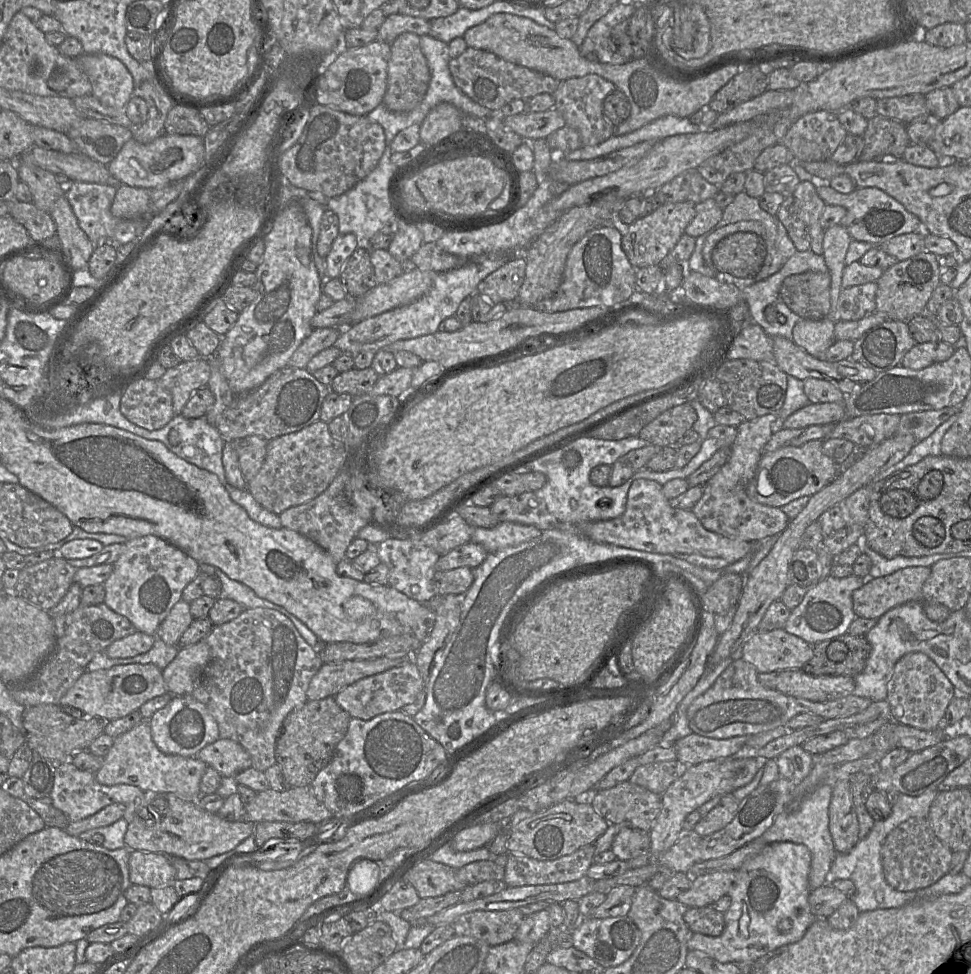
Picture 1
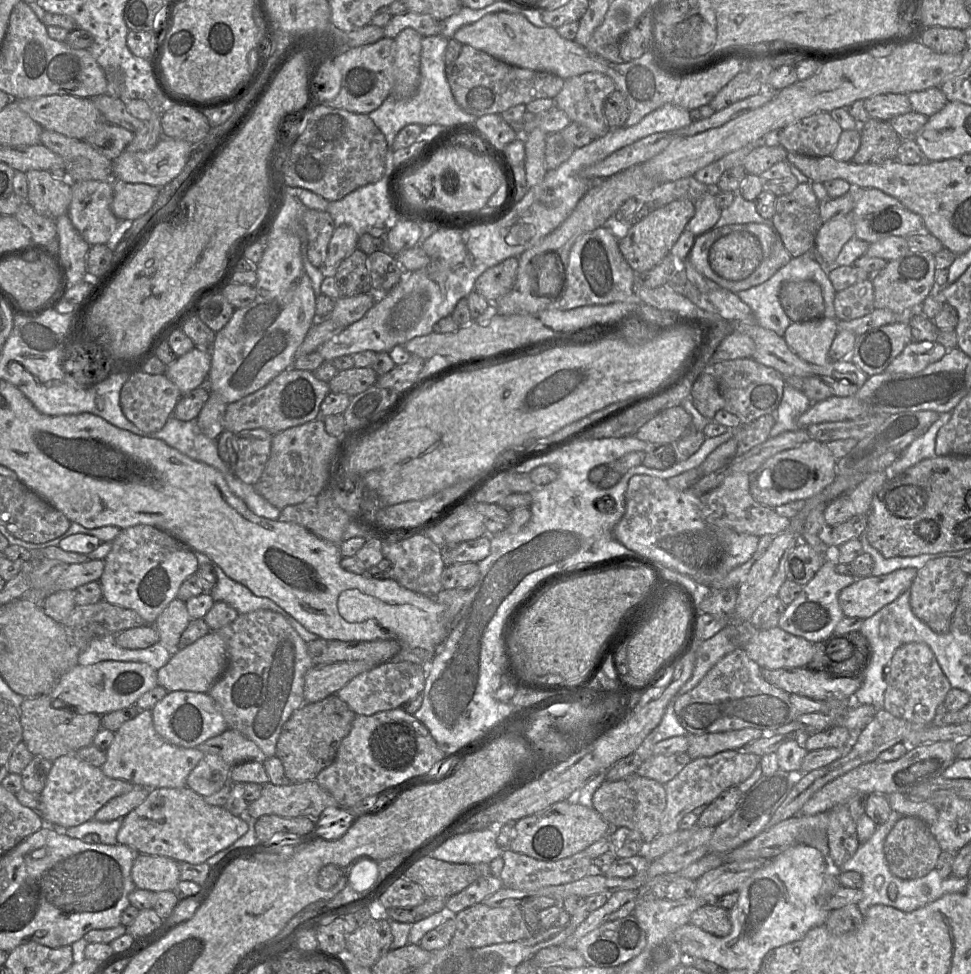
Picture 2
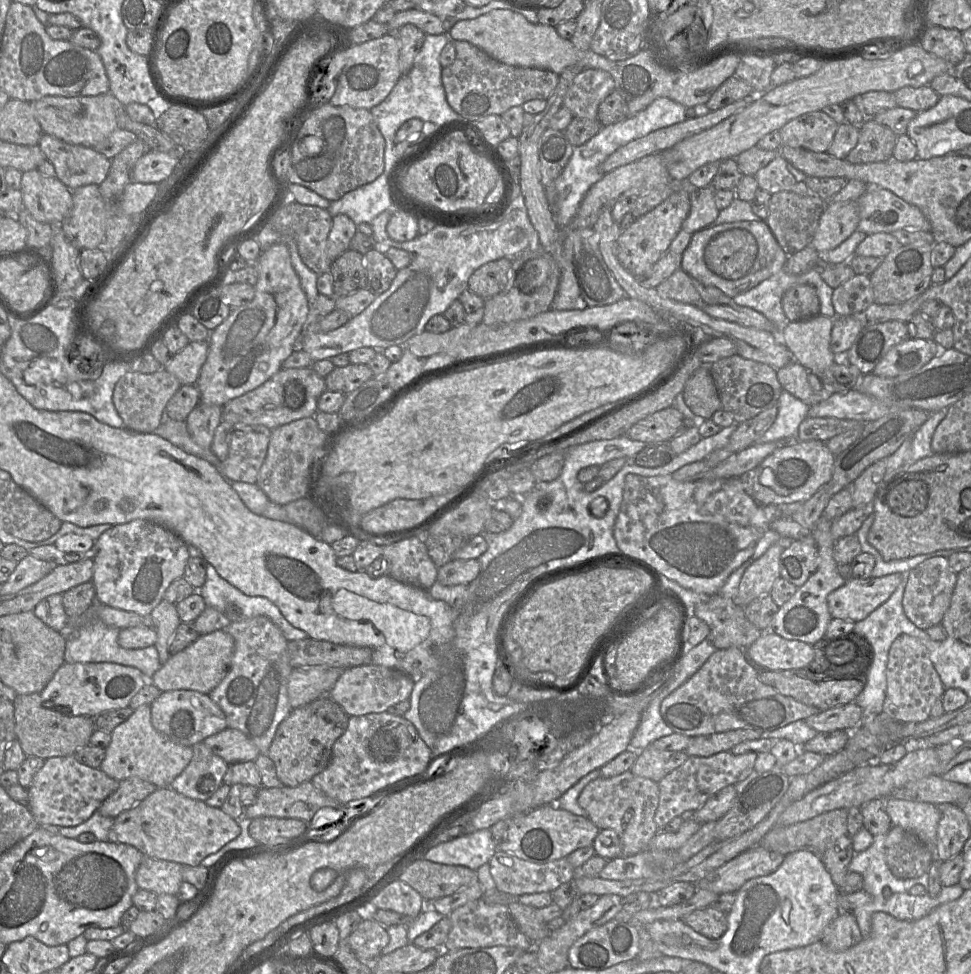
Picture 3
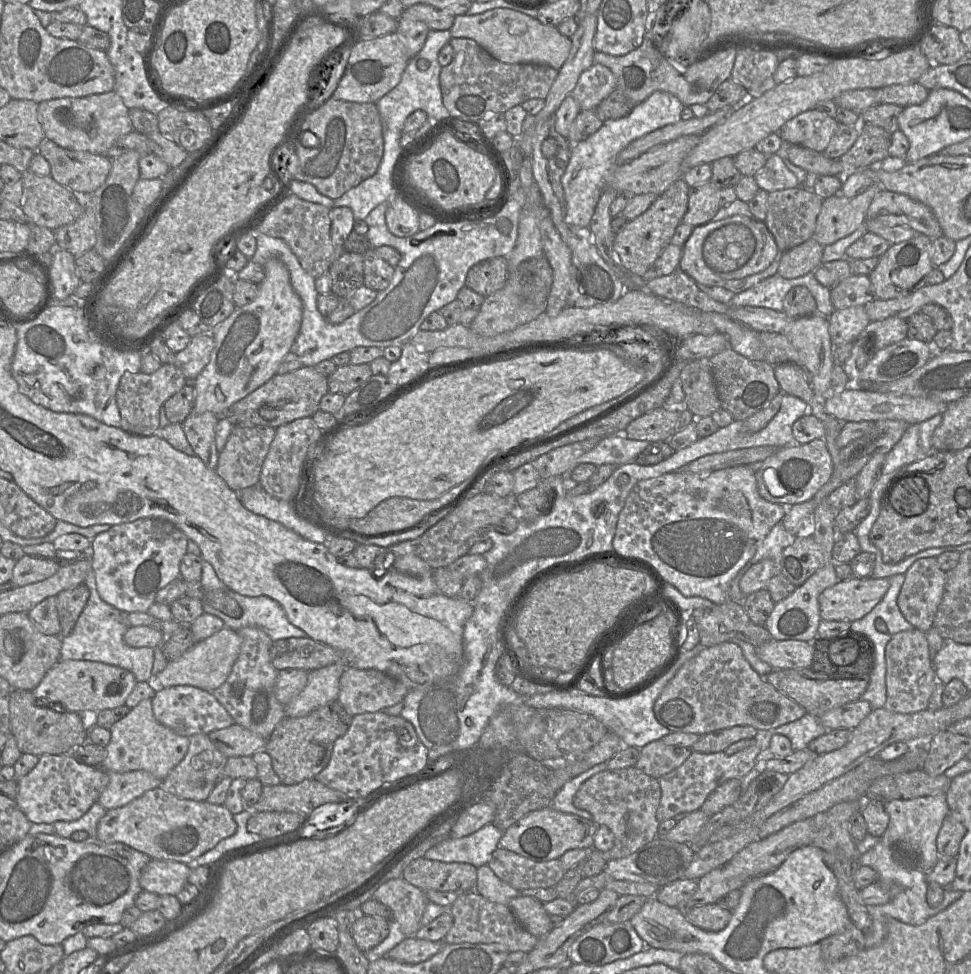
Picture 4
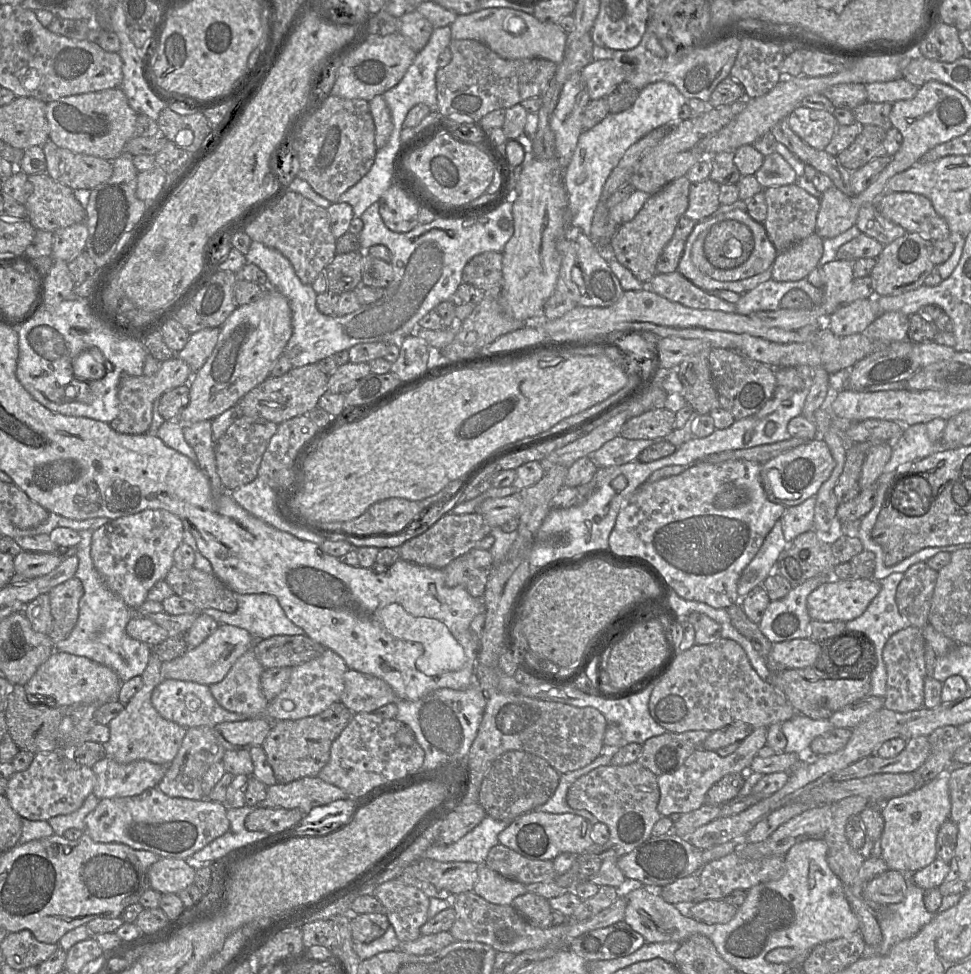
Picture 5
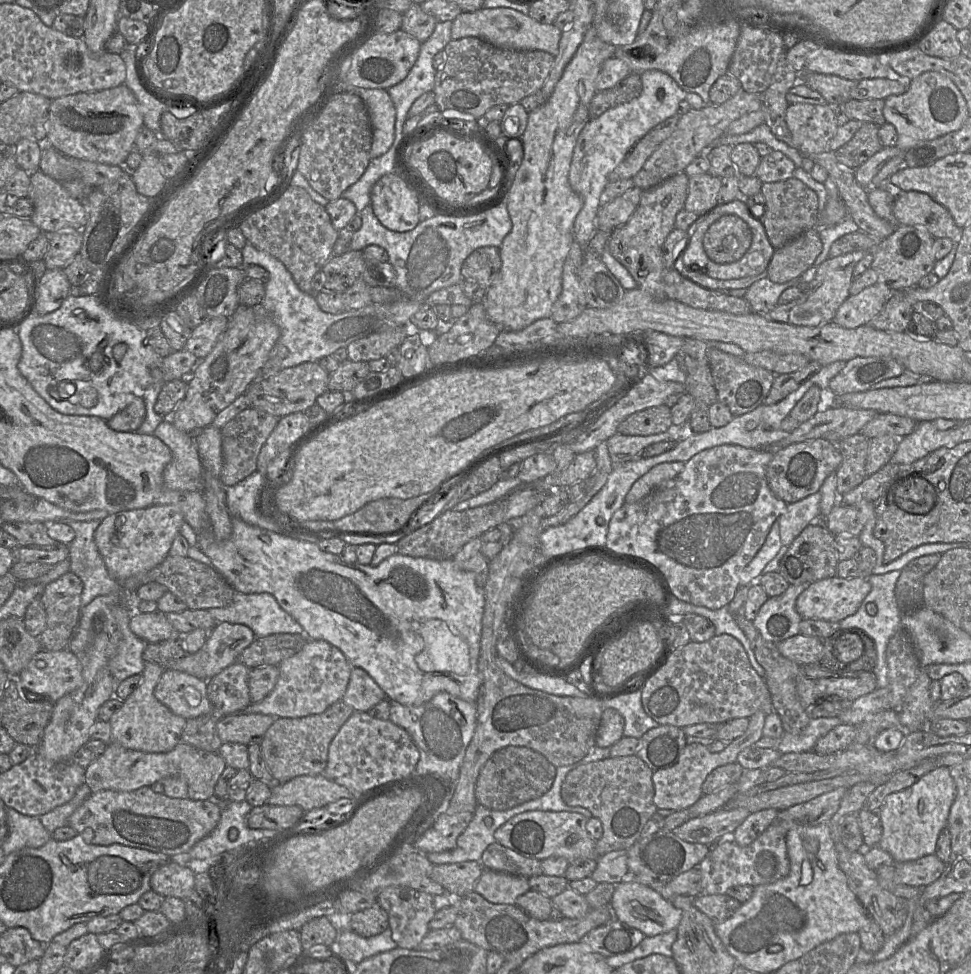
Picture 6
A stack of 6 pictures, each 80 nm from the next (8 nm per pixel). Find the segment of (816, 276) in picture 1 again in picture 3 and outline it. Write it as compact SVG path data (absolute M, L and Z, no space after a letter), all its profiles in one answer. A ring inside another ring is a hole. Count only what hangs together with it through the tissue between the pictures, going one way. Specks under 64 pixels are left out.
M802 284L787 289L782 296L782 309L790 323L820 315L820 301L815 287Z

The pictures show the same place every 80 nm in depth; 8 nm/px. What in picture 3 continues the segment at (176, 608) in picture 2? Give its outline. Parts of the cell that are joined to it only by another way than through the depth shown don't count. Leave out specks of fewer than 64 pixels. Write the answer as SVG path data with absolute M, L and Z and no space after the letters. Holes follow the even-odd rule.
M162 600L151 612L154 630L157 633L155 643L159 654L159 661L164 665L170 656L169 646L174 634L181 624L176 605Z

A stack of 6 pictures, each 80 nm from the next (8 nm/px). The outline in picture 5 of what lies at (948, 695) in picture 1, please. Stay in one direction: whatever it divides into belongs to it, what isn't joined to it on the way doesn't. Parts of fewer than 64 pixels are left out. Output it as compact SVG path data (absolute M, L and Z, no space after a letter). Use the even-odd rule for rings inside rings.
M907 626L894 633L884 646L883 659L887 673L884 708L901 713L922 708L926 680L925 639L922 629Z

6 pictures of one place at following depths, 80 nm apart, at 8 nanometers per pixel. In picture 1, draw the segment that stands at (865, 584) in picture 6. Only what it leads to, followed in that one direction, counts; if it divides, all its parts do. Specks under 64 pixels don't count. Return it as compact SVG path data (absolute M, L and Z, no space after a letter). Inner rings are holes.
M913 566L899 569L879 578L867 578L864 584L852 594L853 610L856 617L878 619L895 606L910 601L921 602L922 587L930 572L930 567Z

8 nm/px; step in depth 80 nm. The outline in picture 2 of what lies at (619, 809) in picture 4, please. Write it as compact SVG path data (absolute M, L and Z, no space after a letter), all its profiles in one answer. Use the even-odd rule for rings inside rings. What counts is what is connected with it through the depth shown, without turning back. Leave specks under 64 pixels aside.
M636 773L614 781L604 781L592 796L593 809L611 827L626 827L638 831L643 842L650 842L659 834L660 819L666 806L664 785Z

